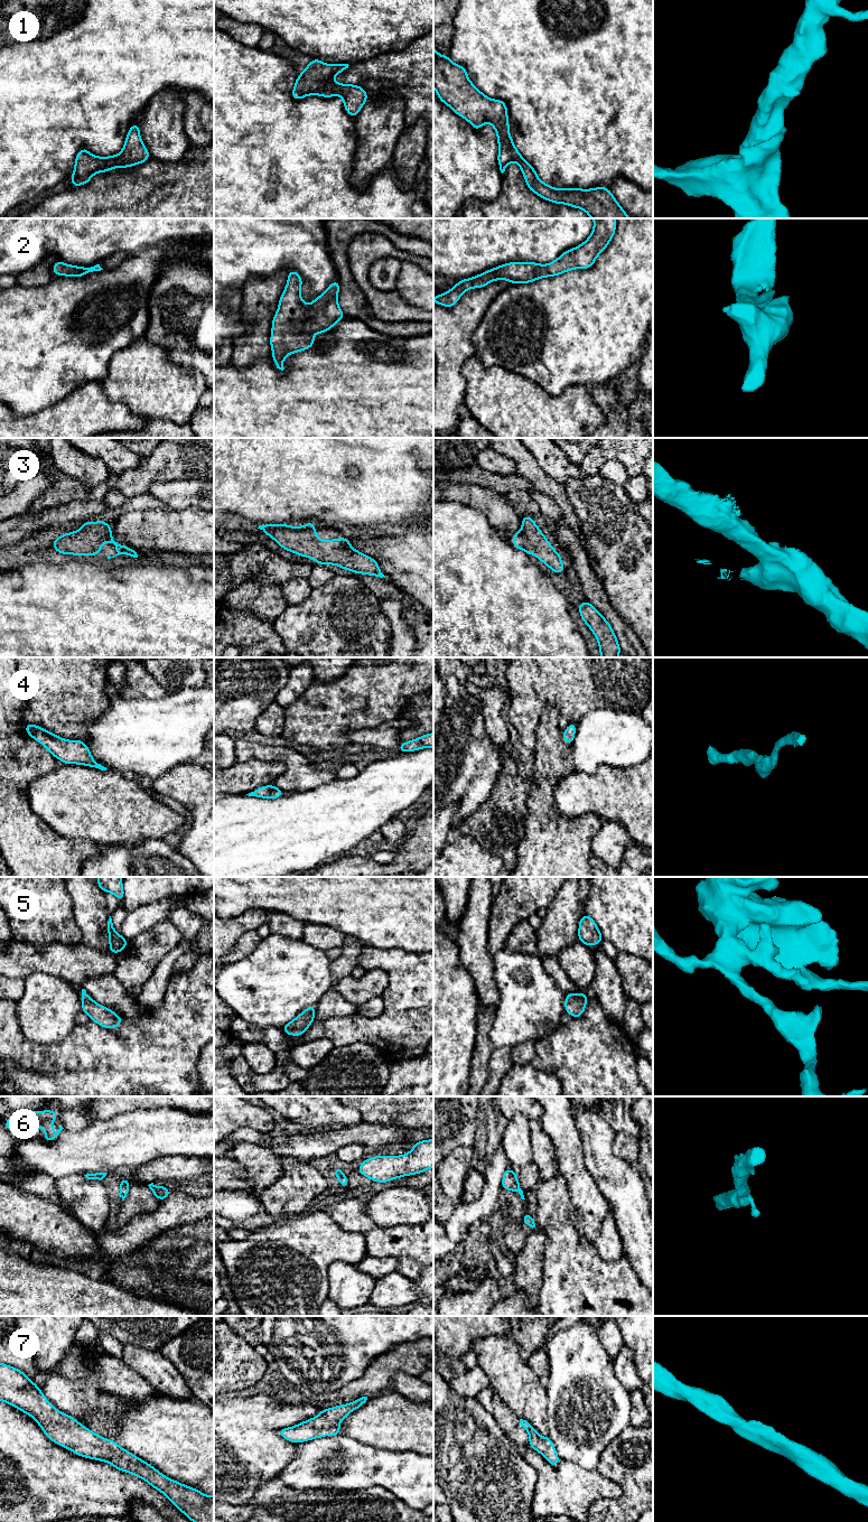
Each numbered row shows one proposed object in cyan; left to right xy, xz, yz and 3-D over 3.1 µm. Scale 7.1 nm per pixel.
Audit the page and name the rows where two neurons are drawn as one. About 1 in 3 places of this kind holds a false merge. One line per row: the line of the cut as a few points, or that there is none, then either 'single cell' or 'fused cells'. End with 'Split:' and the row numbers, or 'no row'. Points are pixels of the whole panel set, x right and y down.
1: cut none; single cell
2: cut none; single cell
3: cut none; single cell
4: cut none; single cell
5: cut none; single cell
6: cut none; single cell
7: cut none; single cell
Split: no row

